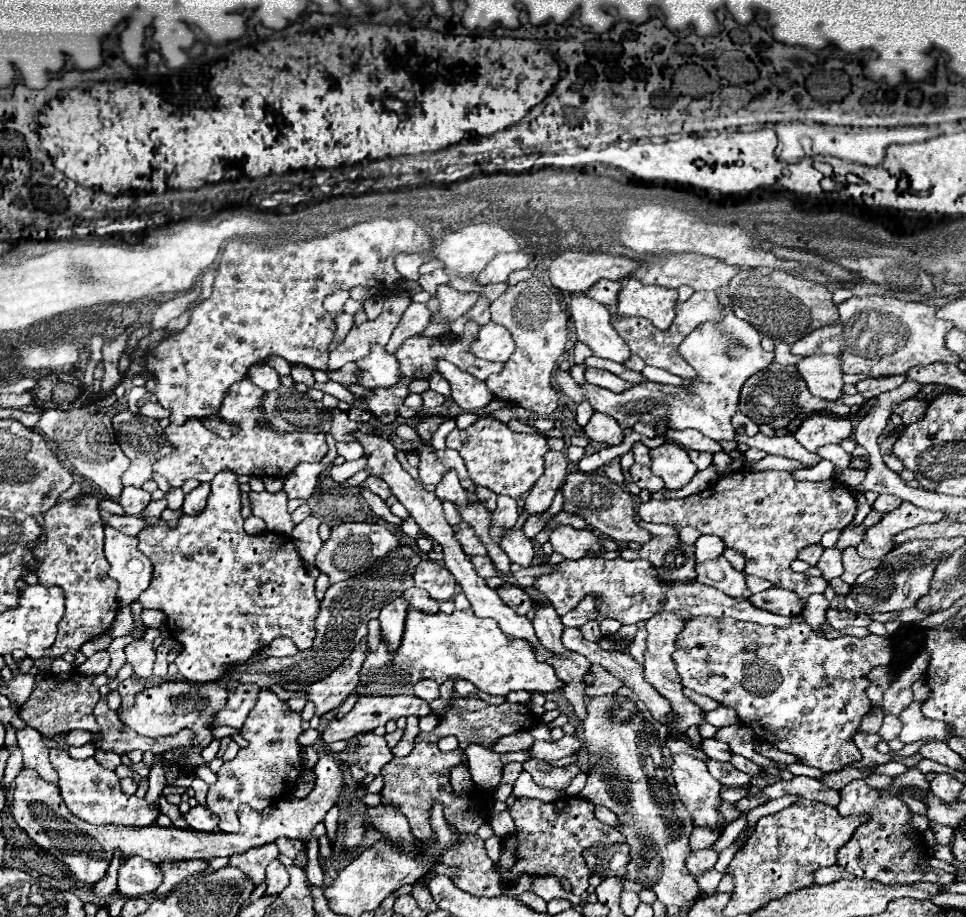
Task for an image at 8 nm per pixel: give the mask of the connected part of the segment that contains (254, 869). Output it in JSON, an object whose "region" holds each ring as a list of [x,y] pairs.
{"region":[[[266,844],[266,846],[260,846],[260,848],[250,848],[248,852],[244,852],[240,856],[230,856],[228,864],[240,868],[246,874],[246,878],[254,882],[254,886],[260,886],[264,882],[266,866],[276,856],[278,856],[276,844]]]}

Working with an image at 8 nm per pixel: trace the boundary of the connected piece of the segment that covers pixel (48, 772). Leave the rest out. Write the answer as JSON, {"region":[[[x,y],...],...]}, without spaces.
{"region":[[[30,726],[20,728],[16,736],[18,736],[18,746],[22,748],[22,754],[24,754],[24,768],[32,768],[40,774],[40,778],[56,784],[58,776],[50,764],[50,758],[48,758],[50,748],[44,742],[44,736]]]}

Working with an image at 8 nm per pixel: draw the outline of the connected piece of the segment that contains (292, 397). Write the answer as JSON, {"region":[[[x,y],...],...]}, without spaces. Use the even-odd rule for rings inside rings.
{"region":[[[280,386],[278,390],[266,392],[264,396],[264,418],[274,426],[280,428],[280,432],[328,432],[336,438],[336,442],[350,442],[356,440],[354,432],[364,432],[364,434],[374,434],[380,436],[380,430],[370,424],[370,422],[352,422],[346,412],[338,408],[324,408],[322,402],[316,402],[308,396],[308,392],[300,392],[296,388],[284,388]]]}

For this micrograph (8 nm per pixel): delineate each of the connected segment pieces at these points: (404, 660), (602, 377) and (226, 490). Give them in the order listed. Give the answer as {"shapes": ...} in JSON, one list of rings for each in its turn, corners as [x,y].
{"shapes":[[[[408,608],[406,630],[396,654],[388,654],[388,648],[382,642],[376,652],[366,656],[360,672],[360,684],[364,686],[362,694],[376,696],[388,694],[380,692],[380,686],[416,684],[422,678],[432,678],[438,684],[446,678],[466,678],[478,690],[500,696],[510,690],[554,692],[564,686],[562,680],[558,680],[554,666],[536,660],[534,648],[528,640],[512,640],[500,630],[496,620],[478,618],[472,608],[456,610],[452,614],[426,614],[416,608]]],[[[586,368],[586,380],[590,384],[596,384],[600,388],[608,388],[612,392],[624,392],[624,386],[632,386],[630,382],[622,380],[620,376],[608,372],[608,370],[598,370],[598,368]]],[[[218,472],[210,486],[208,504],[200,514],[182,514],[174,528],[160,518],[138,534],[138,550],[148,556],[154,566],[152,582],[140,594],[138,602],[142,608],[156,608],[166,614],[166,628],[184,648],[176,658],[176,666],[188,682],[212,682],[220,678],[224,668],[248,660],[278,636],[292,638],[298,650],[310,650],[316,636],[314,622],[320,612],[320,600],[314,594],[314,578],[304,568],[292,538],[274,532],[244,532],[244,518],[240,516],[242,490],[236,472]]]]}

